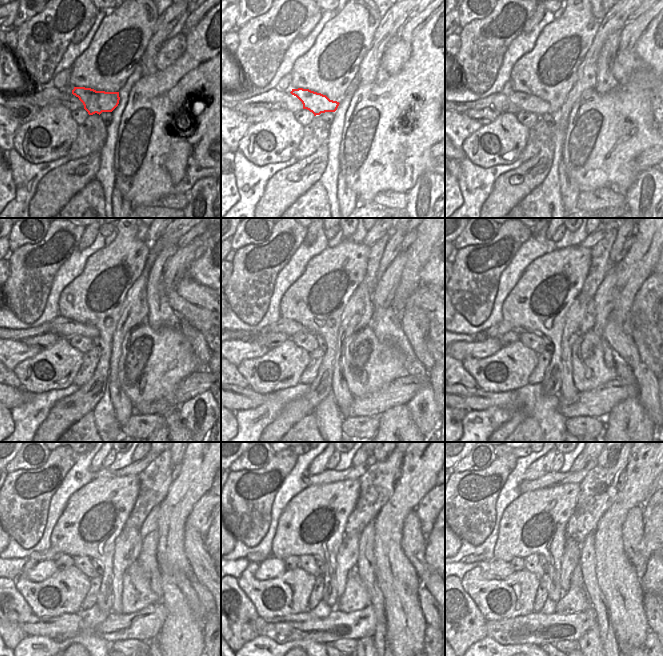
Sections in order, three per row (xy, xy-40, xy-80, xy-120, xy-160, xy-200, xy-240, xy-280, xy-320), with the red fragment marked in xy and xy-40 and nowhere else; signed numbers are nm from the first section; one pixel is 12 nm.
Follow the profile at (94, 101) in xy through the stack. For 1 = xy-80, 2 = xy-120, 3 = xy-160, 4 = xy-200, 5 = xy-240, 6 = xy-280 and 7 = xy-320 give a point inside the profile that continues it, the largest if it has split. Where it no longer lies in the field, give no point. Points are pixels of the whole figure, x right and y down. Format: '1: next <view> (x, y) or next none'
1: next xy-80 (530, 103)
2: next xy-120 (64, 327)
3: next xy-160 (290, 327)
4: next xy-200 (503, 326)
5: next xy-240 (49, 554)
6: next xy-280 (256, 557)
7: next xy-320 (469, 559)

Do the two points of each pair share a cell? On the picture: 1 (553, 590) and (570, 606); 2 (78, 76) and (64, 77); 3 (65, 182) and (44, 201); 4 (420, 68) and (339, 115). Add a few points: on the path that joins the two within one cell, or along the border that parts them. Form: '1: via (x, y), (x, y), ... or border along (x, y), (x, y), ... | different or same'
1: border along (564, 593), (556, 603) | different
2: border along (70, 70), (70, 80), (68, 82) | different
3: via (60, 185), (49, 196) | same
4: border along (356, 90), (346, 112), (343, 132), (341, 134) | different

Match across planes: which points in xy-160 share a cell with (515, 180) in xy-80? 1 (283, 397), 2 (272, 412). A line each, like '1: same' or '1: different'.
1: different
2: different

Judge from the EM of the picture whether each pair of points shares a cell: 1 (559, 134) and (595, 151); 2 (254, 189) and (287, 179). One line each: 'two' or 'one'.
1: two
2: two

